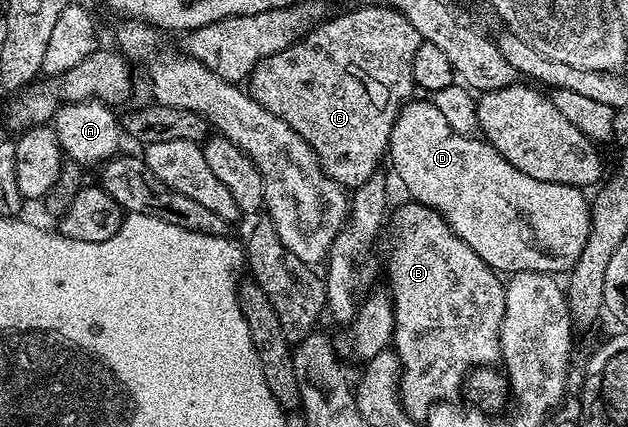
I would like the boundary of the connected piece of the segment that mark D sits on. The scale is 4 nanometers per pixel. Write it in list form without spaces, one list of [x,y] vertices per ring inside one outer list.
[[[414,98],[401,108],[395,129],[391,129],[387,159],[393,162],[394,173],[409,190],[408,198],[438,211],[453,232],[467,241],[492,271],[538,271],[557,277],[560,271],[568,273],[573,270],[575,261],[579,261],[579,253],[583,253],[583,247],[587,245],[591,203],[582,188],[539,181],[520,172],[484,138],[461,135],[451,129],[428,98]]]

